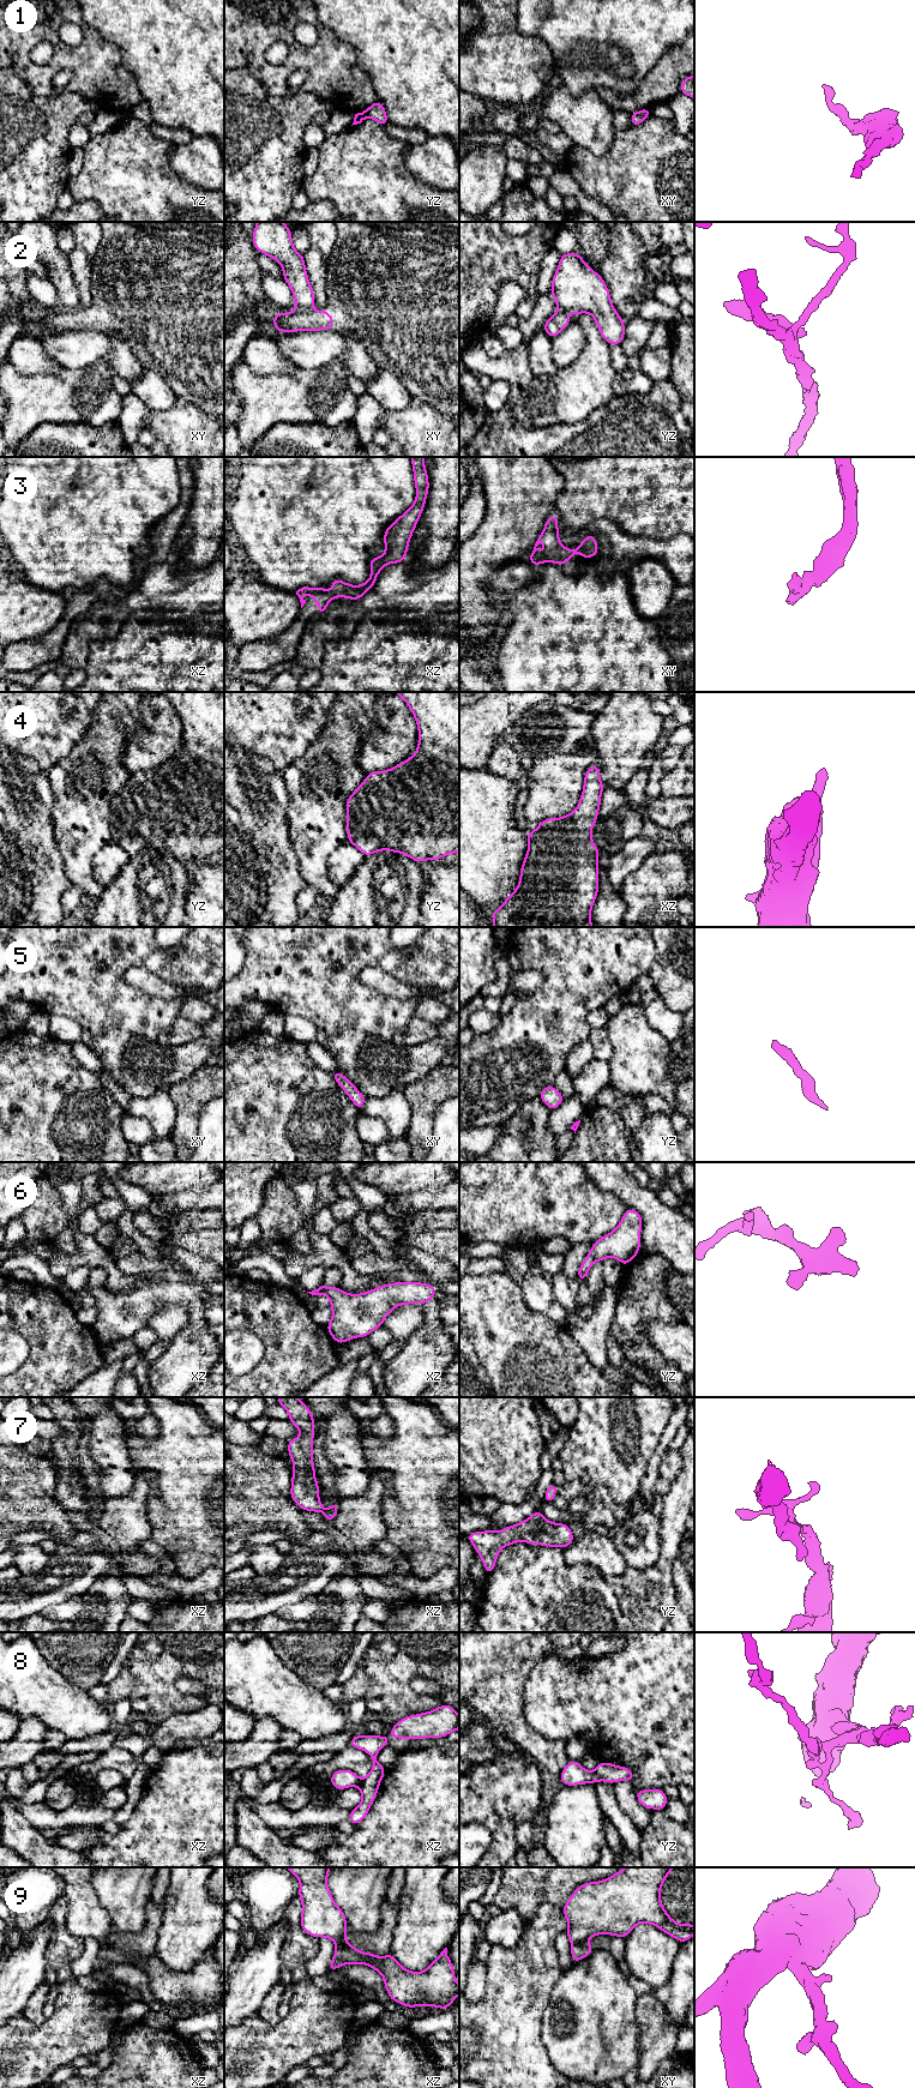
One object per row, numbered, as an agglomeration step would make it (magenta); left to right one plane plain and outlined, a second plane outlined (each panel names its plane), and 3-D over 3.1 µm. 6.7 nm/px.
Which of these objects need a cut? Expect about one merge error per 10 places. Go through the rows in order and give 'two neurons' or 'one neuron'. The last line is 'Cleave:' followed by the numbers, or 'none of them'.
1: one neuron
2: two neurons
3: one neuron
4: one neuron
5: one neuron
6: one neuron
7: one neuron
8: one neuron
9: two neurons
Cleave: 2, 9

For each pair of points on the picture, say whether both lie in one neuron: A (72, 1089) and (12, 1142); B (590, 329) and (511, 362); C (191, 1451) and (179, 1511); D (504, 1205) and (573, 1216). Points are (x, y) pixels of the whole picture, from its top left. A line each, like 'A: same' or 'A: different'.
A: same
B: different
C: same
D: same

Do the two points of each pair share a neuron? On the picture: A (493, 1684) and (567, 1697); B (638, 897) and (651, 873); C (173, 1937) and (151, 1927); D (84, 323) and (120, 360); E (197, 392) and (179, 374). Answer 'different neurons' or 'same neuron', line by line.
A: different neurons
B: same neuron
C: different neurons
D: different neurons
E: same neuron

